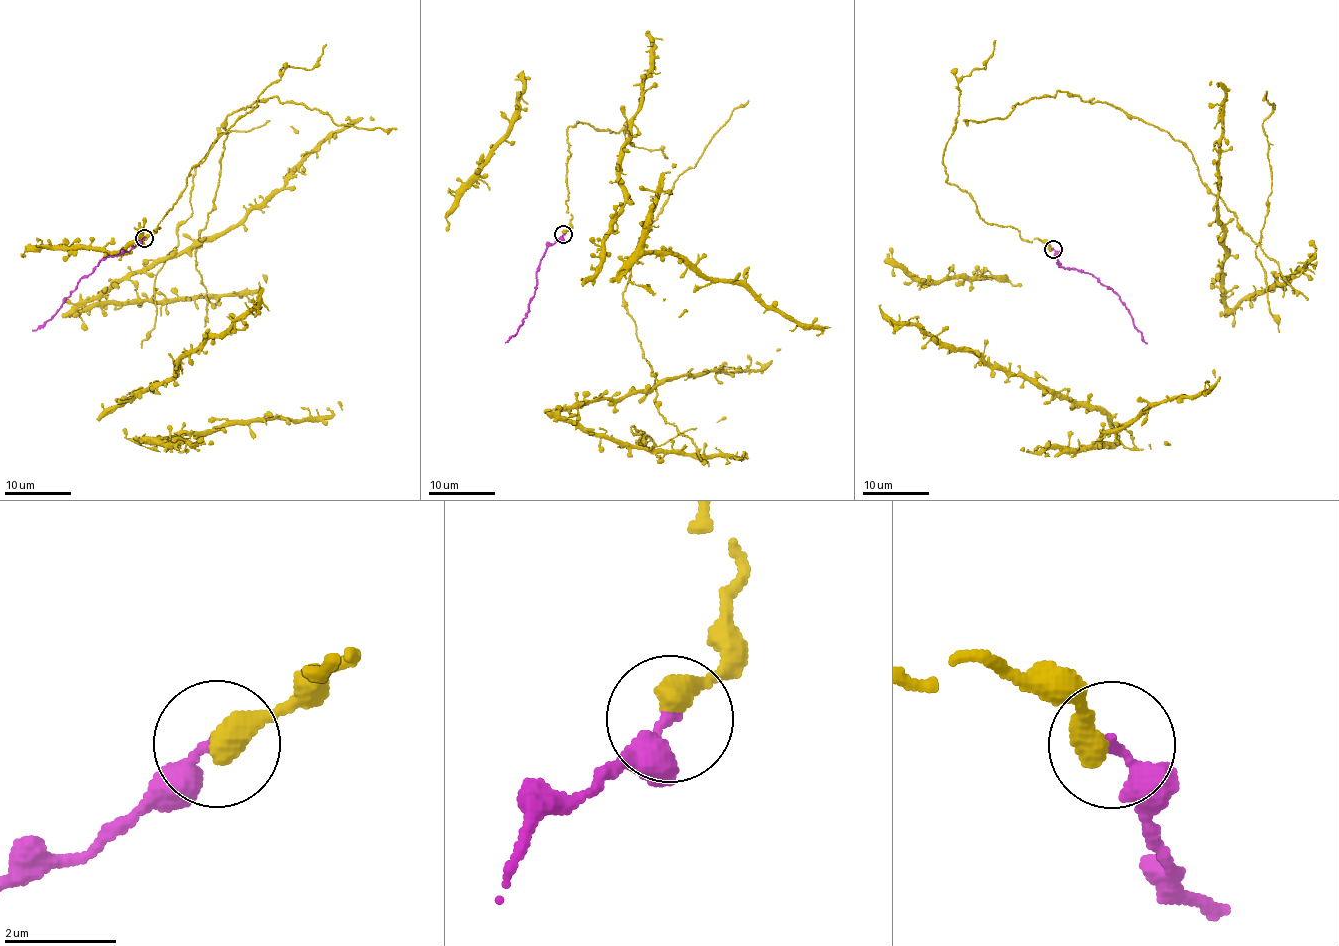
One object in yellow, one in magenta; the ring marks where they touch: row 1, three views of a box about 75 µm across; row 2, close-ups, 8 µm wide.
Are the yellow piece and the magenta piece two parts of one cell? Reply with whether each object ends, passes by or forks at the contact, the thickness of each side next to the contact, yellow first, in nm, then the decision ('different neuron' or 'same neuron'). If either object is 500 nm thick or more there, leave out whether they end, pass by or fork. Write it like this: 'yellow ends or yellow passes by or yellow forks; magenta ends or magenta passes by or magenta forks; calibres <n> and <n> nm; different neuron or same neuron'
yellow ends; magenta ends; calibres 480 and 240 nm; same neuron

